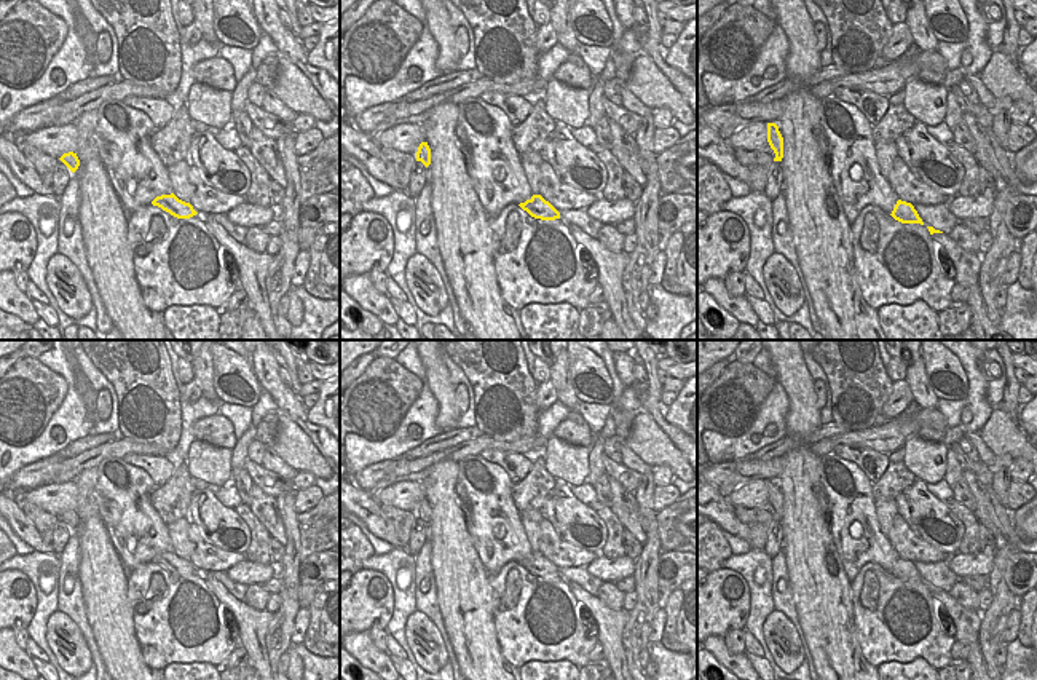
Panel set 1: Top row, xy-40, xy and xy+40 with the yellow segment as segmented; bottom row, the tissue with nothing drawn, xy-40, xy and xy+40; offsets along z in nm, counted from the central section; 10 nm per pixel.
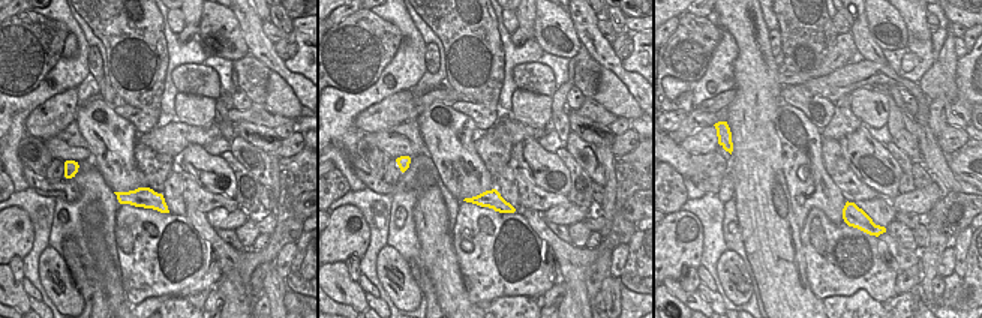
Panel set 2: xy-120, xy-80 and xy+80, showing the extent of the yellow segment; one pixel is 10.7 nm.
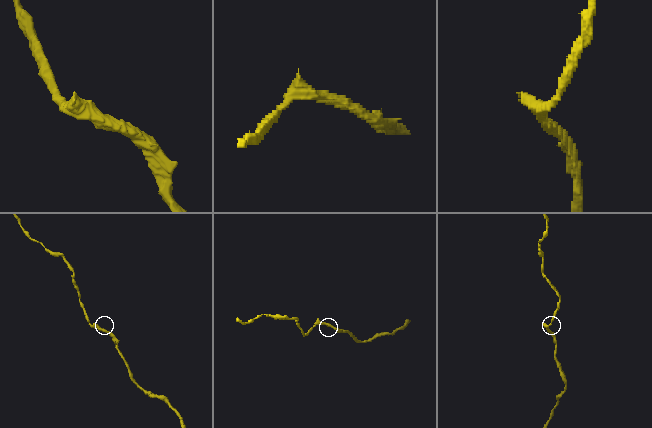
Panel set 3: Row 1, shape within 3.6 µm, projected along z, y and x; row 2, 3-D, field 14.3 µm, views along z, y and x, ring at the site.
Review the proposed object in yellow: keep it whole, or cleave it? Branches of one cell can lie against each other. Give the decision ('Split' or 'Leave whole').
Leave whole.

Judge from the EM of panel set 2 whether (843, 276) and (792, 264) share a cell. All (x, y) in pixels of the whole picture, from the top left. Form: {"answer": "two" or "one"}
{"answer": "two"}

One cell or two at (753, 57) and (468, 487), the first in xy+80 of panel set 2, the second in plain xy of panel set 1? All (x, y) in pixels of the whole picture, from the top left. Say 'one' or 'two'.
two

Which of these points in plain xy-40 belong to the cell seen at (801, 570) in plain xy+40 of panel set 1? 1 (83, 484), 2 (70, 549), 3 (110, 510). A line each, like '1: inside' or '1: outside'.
1: inside
2: outside
3: outside

